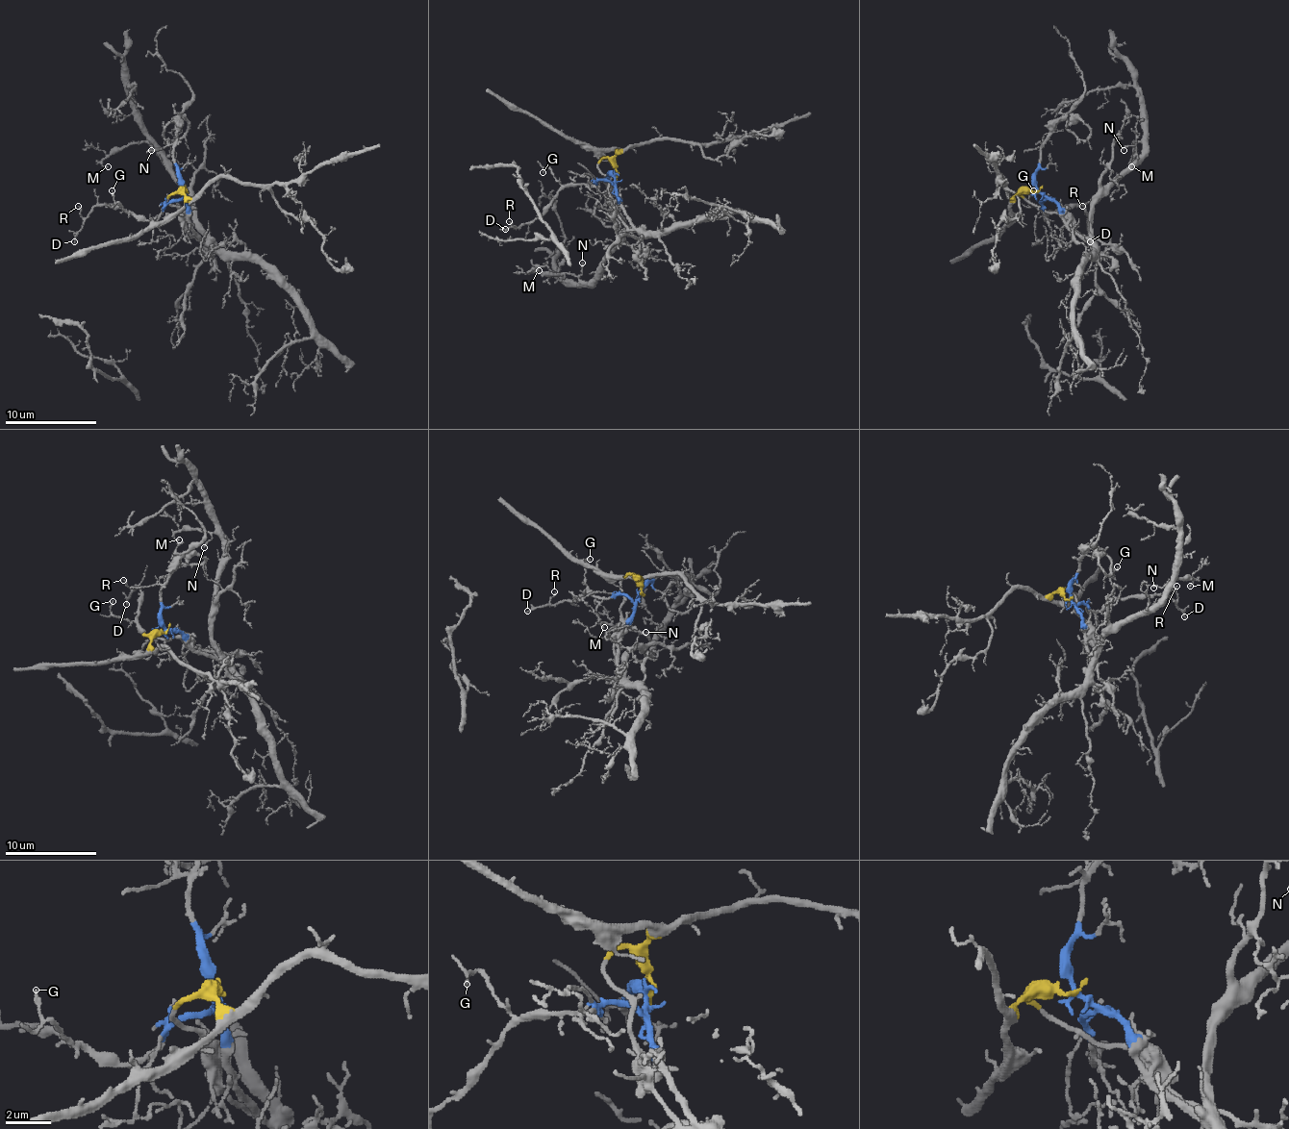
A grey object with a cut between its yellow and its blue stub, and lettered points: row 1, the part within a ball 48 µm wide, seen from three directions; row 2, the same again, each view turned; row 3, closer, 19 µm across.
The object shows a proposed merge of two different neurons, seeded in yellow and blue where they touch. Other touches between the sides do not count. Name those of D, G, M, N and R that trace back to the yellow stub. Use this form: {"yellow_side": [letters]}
{"yellow_side": []}

